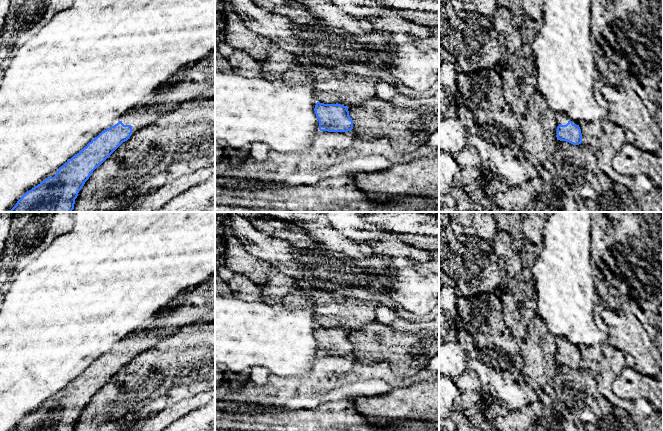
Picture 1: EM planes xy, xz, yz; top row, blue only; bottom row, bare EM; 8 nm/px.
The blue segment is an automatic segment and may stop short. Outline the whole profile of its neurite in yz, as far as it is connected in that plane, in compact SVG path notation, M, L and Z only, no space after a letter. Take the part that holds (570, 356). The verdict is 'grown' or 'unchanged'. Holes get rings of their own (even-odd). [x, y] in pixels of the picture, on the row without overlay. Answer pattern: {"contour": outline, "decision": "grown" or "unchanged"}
{"contour": "M555 337L557 353L555 359L560 365L567 365L573 369L582 367L581 353L578 346L570 343L565 337Z", "decision": "grown"}

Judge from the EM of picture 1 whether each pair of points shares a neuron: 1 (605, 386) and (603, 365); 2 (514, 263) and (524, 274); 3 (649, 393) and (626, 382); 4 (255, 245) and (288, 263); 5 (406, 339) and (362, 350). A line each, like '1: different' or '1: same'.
1: same
2: different
3: same
4: same
5: same

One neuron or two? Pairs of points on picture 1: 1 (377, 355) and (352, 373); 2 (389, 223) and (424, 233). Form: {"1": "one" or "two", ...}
{"1": "two", "2": "one"}

